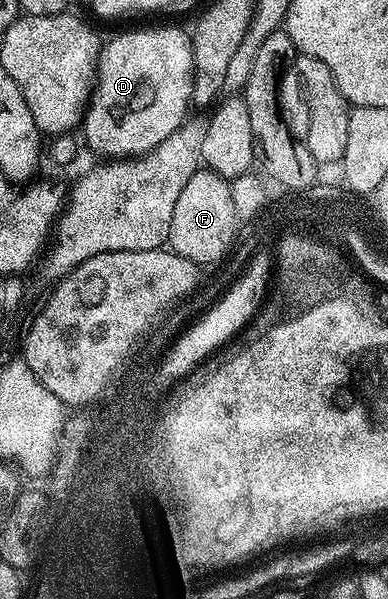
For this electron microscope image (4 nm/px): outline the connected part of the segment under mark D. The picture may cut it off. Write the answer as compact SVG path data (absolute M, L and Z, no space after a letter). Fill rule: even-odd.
M143 28L140 32L123 32L120 36L113 37L108 44L106 41L105 47L99 54L95 87L81 125L81 133L83 132L84 136L82 136L82 139L85 144L85 139L87 139L88 146L99 155L99 158L134 158L143 156L146 152L152 152L158 144L165 142L165 138L169 138L169 134L173 134L173 130L180 128L183 125L183 121L188 119L189 112L187 112L187 107L192 107L193 104L191 87L193 86L194 77L191 37L186 31L183 33L179 28Z

